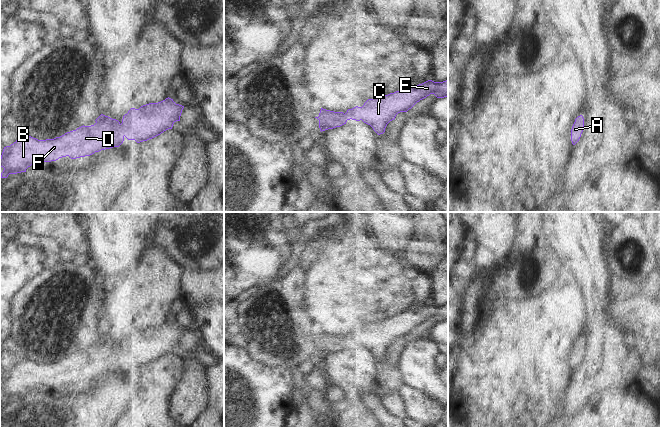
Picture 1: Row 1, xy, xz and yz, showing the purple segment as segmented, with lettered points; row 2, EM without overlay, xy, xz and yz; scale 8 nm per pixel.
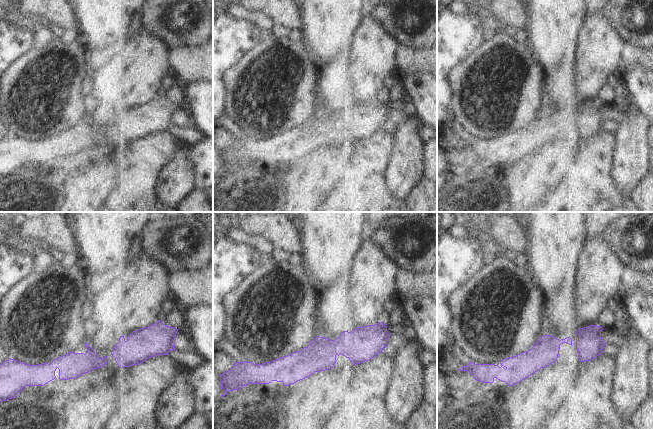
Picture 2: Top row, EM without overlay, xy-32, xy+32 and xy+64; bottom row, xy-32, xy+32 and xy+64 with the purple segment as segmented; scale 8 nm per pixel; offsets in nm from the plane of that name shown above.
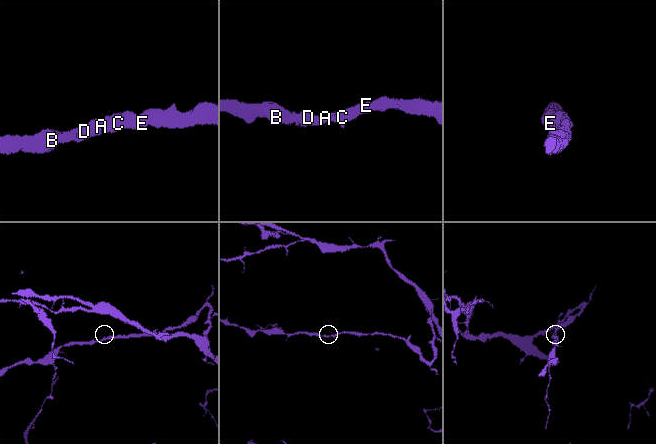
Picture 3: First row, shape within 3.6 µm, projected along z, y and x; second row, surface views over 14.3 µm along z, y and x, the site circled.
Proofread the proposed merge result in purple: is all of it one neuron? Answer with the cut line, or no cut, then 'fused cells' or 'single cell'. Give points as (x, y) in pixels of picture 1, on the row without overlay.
cut none; single cell

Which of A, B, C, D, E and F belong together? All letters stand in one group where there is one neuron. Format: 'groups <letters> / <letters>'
groups A B C D E F

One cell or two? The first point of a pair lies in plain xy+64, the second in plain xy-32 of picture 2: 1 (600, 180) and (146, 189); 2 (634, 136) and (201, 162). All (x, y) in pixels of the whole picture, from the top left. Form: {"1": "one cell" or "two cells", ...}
{"1": "one cell", "2": "two cells"}

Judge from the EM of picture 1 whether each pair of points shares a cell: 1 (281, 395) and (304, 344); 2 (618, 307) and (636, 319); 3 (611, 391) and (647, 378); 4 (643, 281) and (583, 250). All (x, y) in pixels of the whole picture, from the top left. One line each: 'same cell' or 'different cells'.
1: different cells
2: same cell
3: same cell
4: different cells

